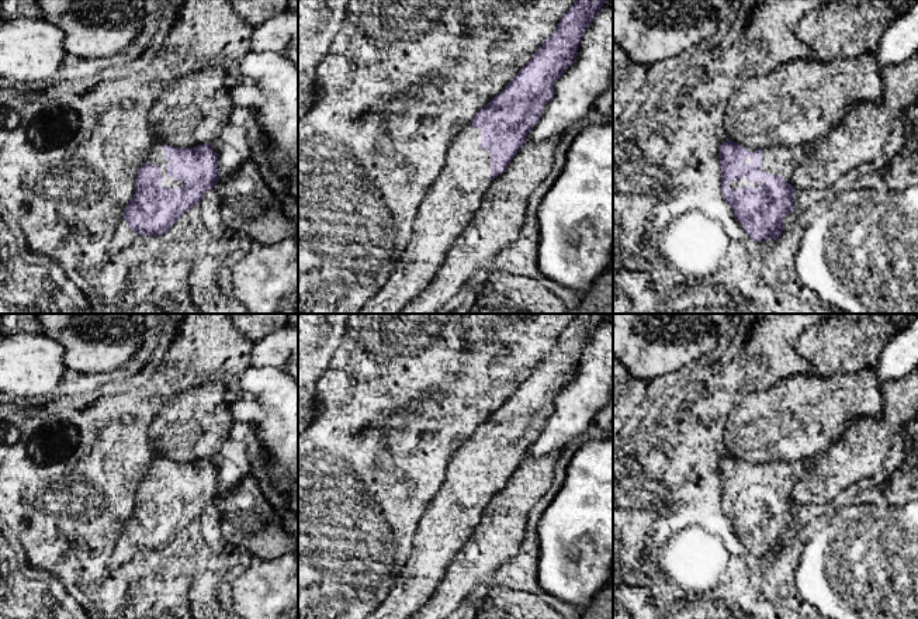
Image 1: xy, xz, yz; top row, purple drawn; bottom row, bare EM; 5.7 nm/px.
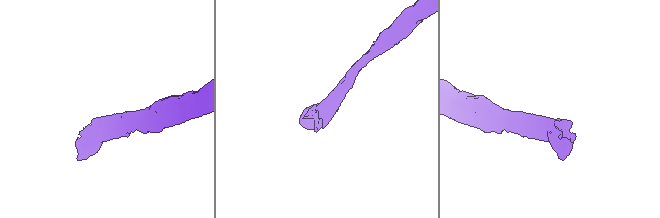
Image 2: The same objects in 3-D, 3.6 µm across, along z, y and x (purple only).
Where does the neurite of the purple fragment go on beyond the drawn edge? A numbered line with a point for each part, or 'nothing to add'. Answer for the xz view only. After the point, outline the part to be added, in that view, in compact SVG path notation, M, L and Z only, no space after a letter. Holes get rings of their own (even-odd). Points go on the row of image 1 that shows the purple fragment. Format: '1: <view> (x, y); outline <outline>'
1: xz (451, 200); outline M467 124L453 138L446 163L437 179L426 190L418 210L406 249L398 257L388 281L358 314L399 314L413 297L427 287L439 272L450 245L465 229L478 210L484 193L492 183L491 153L481 148L481 134L481 129Z

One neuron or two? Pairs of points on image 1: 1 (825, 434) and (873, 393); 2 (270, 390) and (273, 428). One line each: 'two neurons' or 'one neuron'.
1: one neuron
2: one neuron

